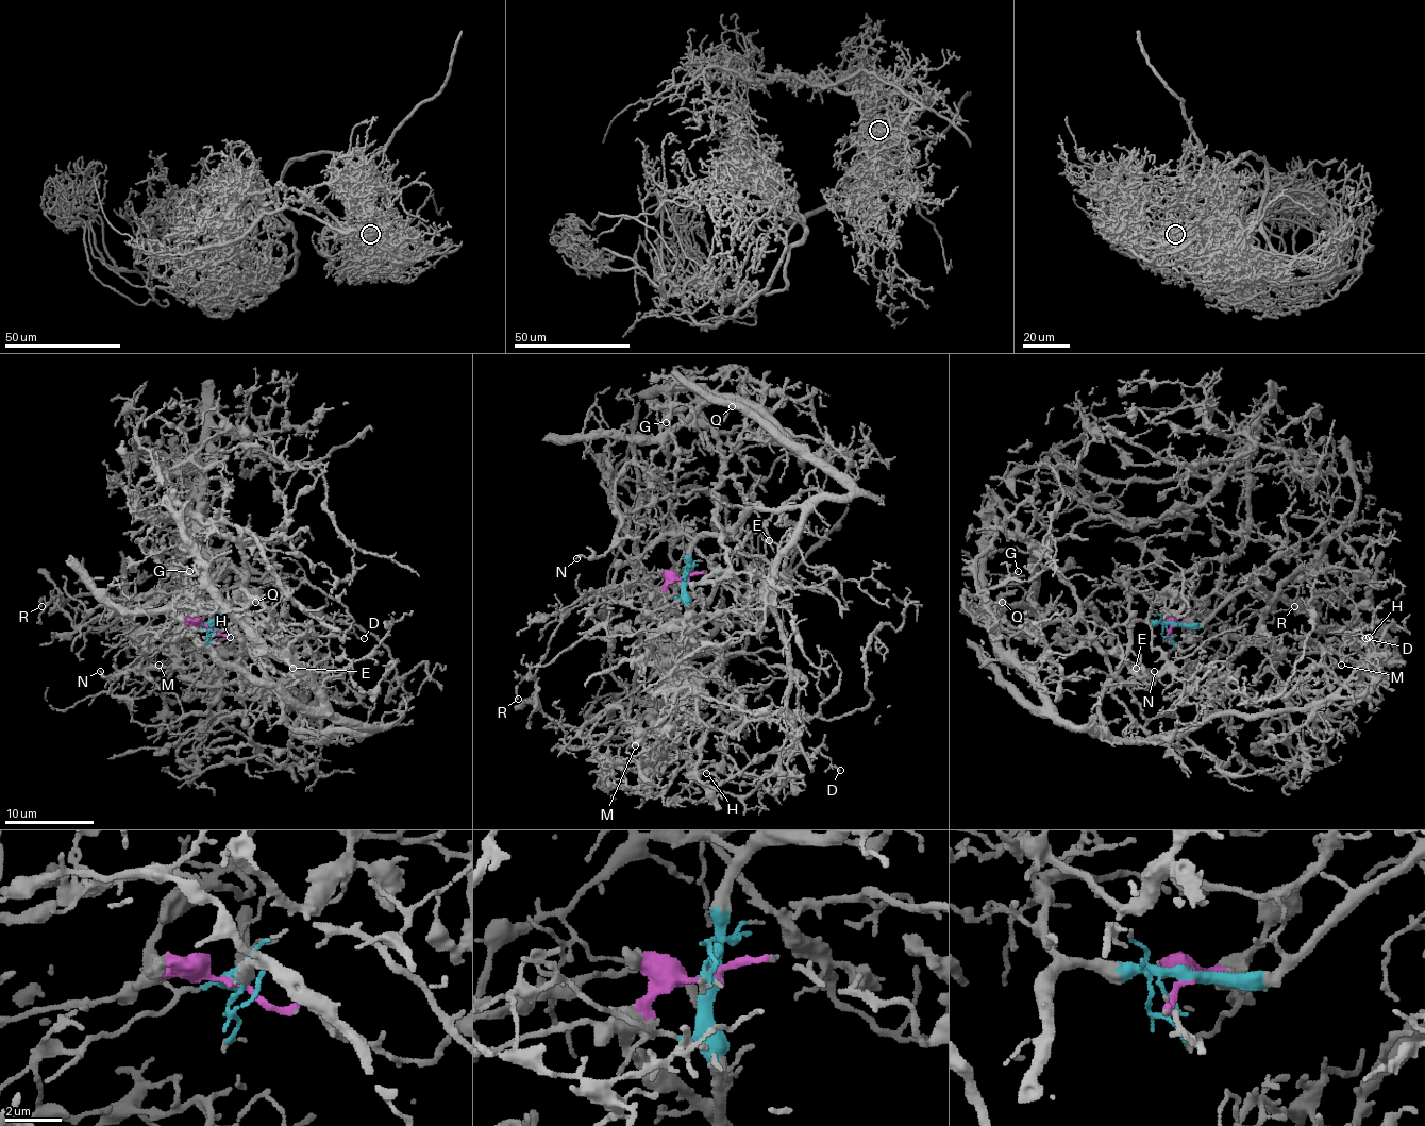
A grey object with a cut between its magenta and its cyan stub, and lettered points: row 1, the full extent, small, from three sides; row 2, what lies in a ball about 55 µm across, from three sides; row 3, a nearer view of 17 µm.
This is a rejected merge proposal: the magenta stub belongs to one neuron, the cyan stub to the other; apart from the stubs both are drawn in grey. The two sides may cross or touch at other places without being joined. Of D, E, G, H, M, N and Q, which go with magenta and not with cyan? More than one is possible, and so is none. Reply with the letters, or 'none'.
D, H, M

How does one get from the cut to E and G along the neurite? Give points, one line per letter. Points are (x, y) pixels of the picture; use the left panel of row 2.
E: (208, 624), (221, 622), (275, 683), (284, 685), (292, 667)
G: (208, 624), (246, 646), (266, 685), (239, 689), (239, 622), (268, 626), (268, 611), (235, 614), (188, 571)

